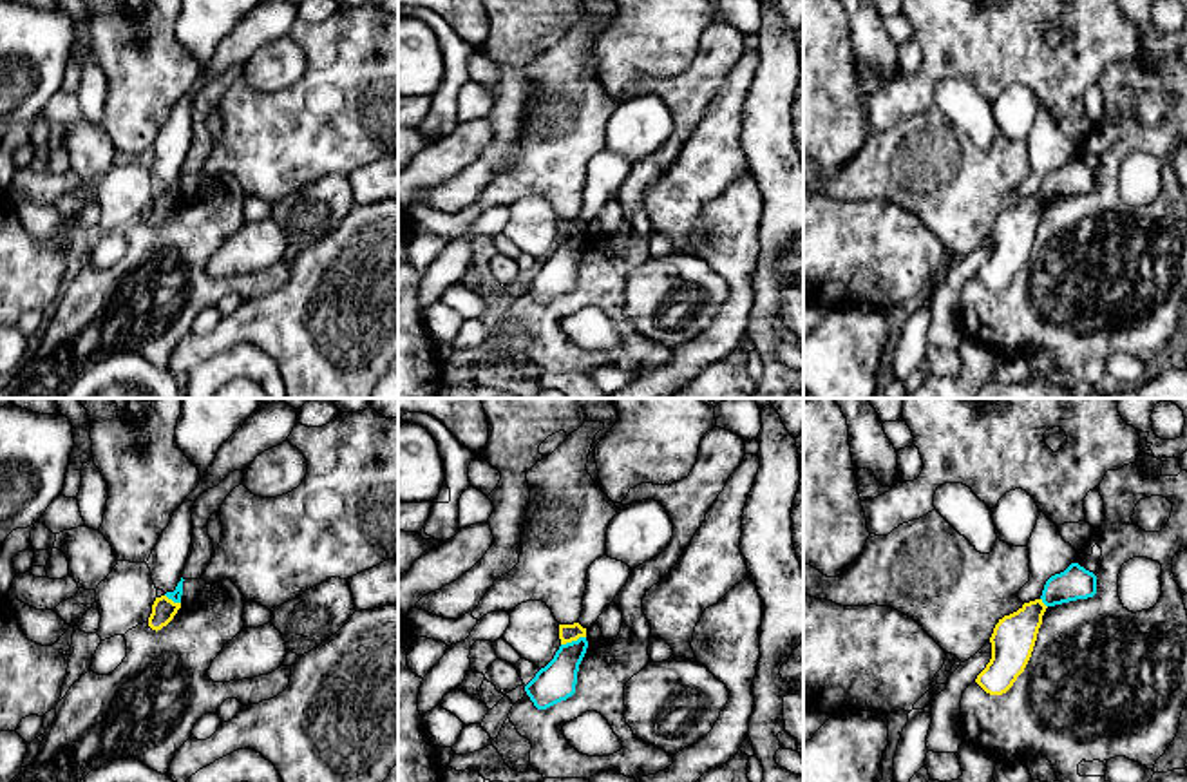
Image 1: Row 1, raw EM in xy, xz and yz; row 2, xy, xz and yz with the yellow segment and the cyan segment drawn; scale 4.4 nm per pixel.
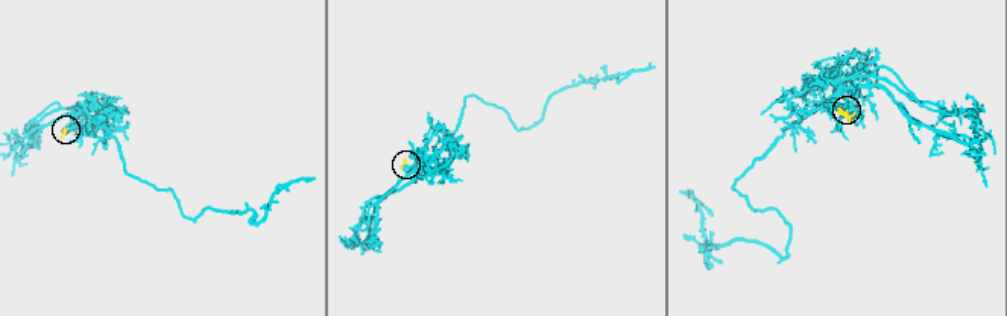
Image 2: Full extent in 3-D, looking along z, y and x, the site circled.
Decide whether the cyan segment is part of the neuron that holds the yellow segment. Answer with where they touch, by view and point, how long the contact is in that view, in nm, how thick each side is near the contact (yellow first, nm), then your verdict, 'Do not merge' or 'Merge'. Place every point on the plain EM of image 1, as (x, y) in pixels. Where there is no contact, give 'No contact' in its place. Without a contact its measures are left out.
Touches yellow at xz (572, 234). Shared border 120 nm. Thickness 80 nm (yellow) against 170 nm. Do not merge

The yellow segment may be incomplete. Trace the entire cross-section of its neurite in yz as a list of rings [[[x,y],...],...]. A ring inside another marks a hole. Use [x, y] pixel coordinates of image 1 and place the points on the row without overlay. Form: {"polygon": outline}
{"polygon": [[[1035,194],[999,214],[990,232],[992,253],[975,273],[986,288],[1006,288],[1024,266],[1046,203],[1042,194]]]}

